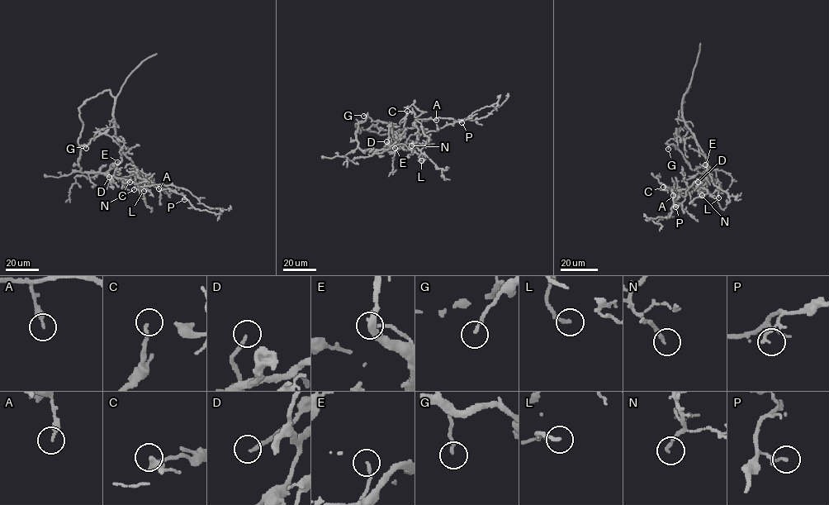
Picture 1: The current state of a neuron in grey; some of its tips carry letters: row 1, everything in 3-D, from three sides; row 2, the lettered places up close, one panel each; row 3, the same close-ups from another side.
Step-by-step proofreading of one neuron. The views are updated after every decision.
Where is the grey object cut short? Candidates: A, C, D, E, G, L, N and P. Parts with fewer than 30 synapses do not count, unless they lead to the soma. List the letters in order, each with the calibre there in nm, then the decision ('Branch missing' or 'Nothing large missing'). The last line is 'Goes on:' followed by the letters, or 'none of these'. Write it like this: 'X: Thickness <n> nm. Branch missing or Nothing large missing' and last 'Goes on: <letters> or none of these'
A: Thickness 260 nm. Nothing large missing
C: Thickness 130 nm. Nothing large missing
D: Thickness 180 nm. Branch missing
E: Thickness 160 nm. Nothing large missing
G: Thickness 150 nm. Nothing large missing
L: Thickness 180 nm. Nothing large missing
N: Thickness 150 nm. Branch missing
P: Thickness 140 nm. Nothing large missing
Goes on: D, N

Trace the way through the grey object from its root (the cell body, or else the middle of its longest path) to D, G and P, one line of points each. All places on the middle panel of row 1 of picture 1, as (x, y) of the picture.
D: (409, 150), (400, 148), (394, 152), (387, 151), (386, 141)
G: (409, 150), (362, 150), (355, 132), (357, 124), (367, 117), (363, 116)
P: (409, 150), (422, 134), (438, 131), (462, 120), (461, 122)

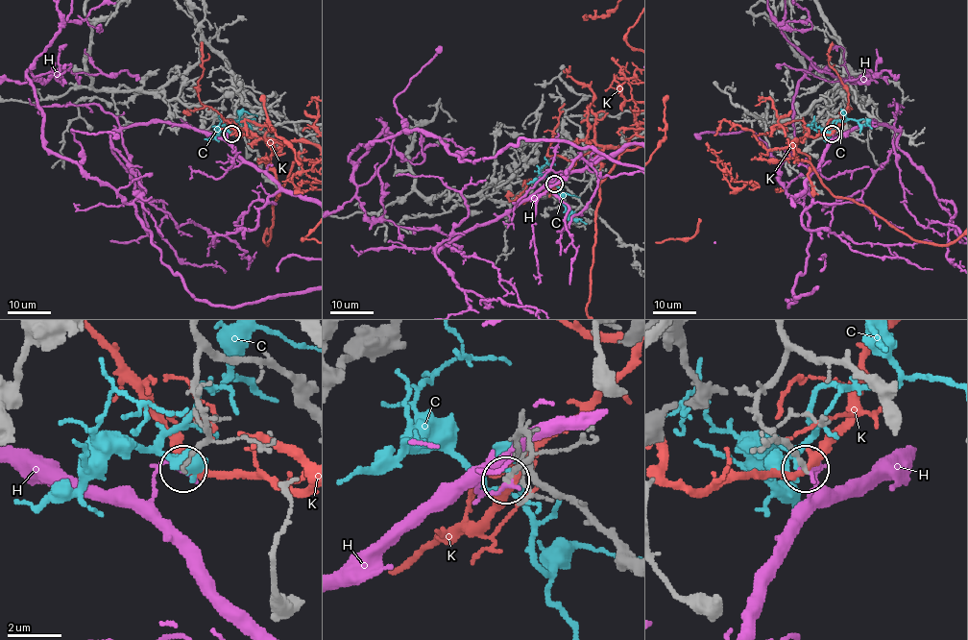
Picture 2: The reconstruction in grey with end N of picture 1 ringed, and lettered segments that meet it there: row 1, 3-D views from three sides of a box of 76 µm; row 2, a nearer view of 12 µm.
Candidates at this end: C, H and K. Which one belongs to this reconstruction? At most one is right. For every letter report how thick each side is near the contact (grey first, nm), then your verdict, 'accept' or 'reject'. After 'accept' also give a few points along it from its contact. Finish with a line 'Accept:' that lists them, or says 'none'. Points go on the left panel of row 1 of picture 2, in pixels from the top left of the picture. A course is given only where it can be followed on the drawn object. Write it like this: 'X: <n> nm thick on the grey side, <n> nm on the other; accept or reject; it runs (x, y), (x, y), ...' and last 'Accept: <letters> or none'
C: 240 nm thick on the grey side, 100 nm on the other; reject
H: 180 nm thick on the grey side, 150 nm on the other; reject
K: 190 nm thick on the grey side, 300 nm on the other; reject
Accept: none

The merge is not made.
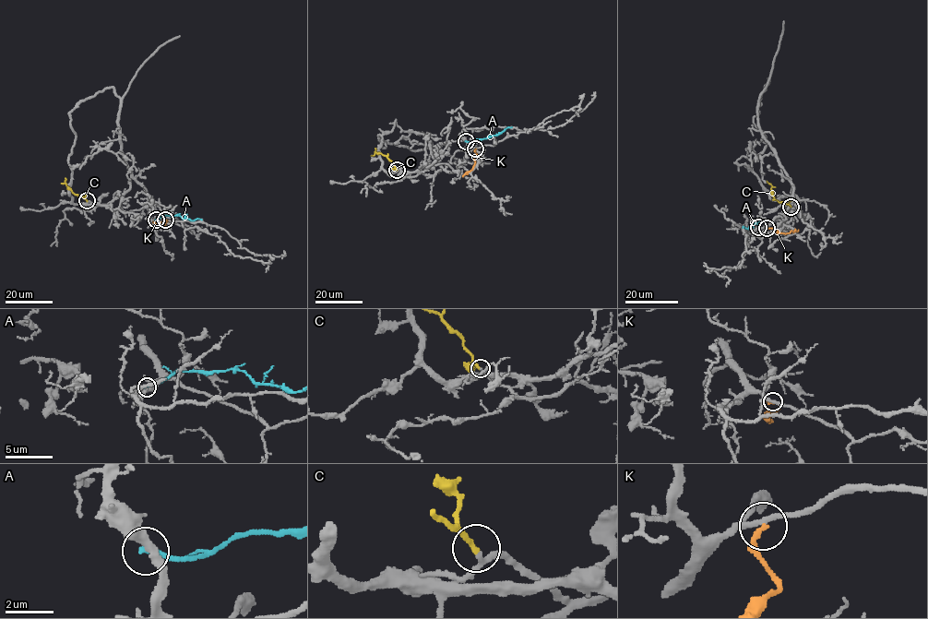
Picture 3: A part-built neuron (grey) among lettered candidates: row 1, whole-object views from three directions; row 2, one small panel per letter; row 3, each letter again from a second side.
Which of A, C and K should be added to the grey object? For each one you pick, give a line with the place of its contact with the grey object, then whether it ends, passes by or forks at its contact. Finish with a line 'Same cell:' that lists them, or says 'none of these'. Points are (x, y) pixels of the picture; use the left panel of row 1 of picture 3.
C: meets grey at (87, 200); it ends there
Same cell: C

